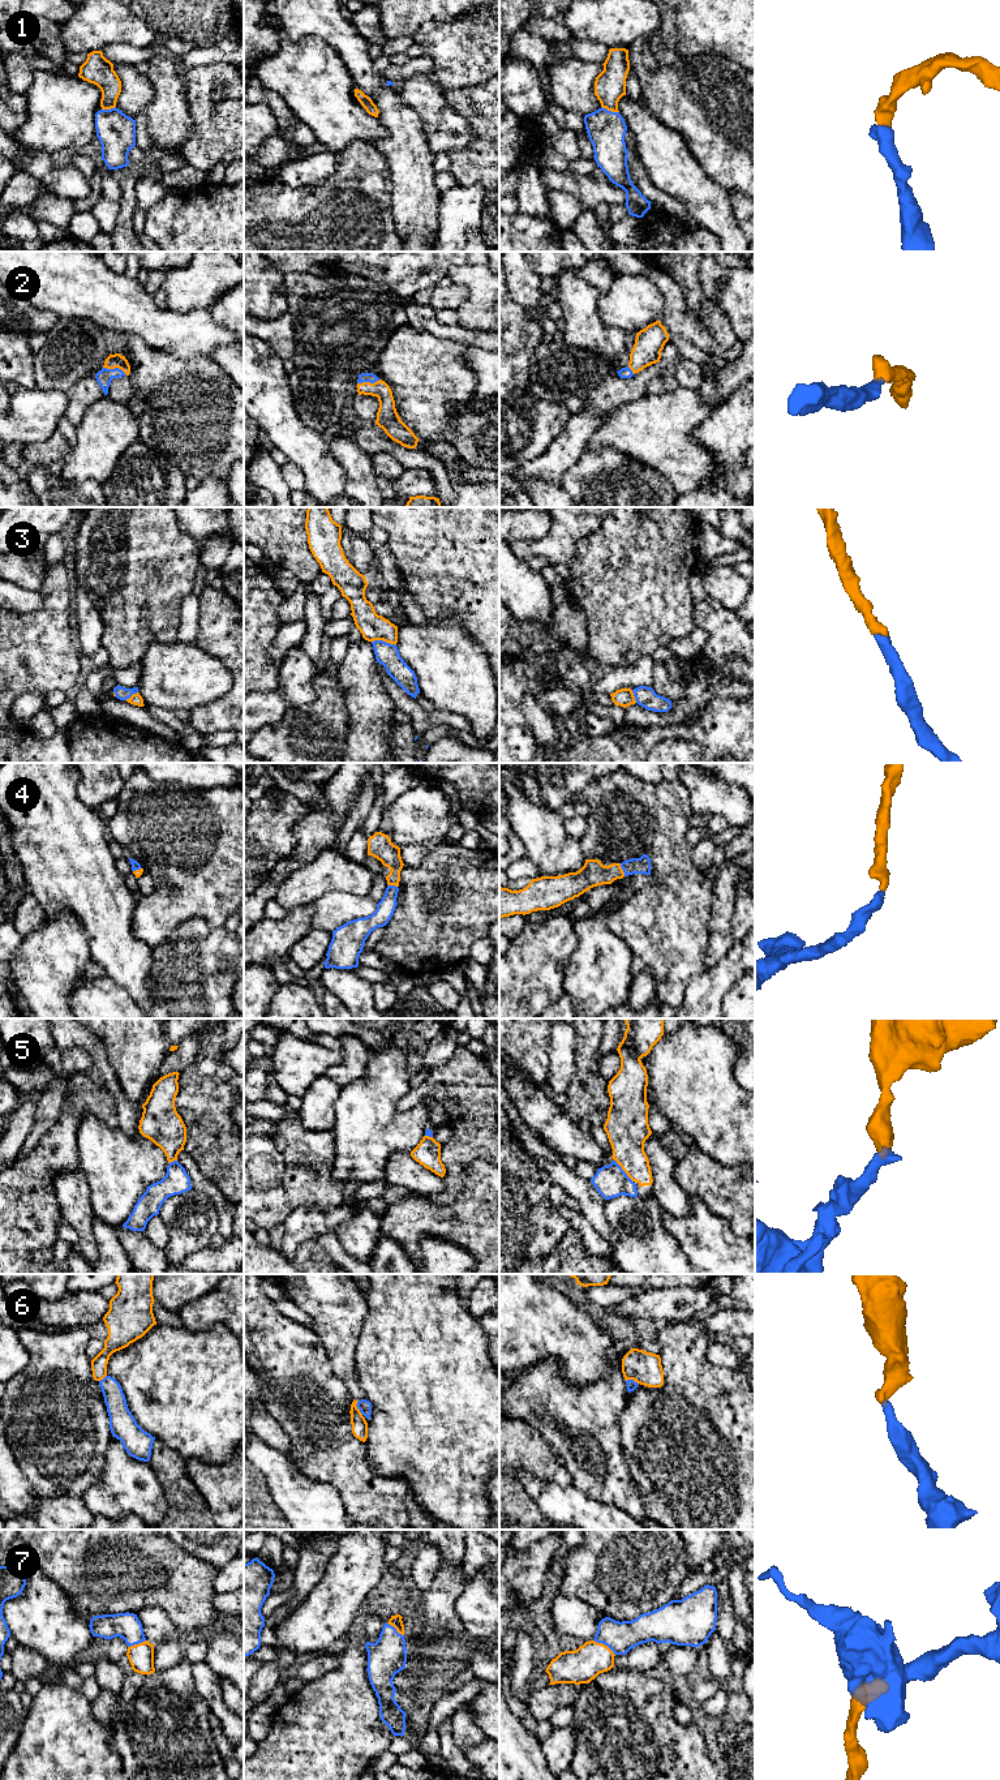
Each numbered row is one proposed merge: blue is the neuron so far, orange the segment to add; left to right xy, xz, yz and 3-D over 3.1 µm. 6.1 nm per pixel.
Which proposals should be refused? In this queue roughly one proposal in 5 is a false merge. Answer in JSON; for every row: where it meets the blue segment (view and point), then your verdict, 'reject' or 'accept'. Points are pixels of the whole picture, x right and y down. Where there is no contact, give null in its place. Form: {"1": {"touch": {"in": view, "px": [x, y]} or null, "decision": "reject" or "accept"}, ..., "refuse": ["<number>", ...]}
{"1": {"touch": {"in": "yz", "px": [610, 111]}, "decision": "accept"}, "2": {"touch": {"in": "xy", "px": [115, 368]}, "decision": "accept"}, "3": {"touch": {"in": "xz", "px": [382, 640]}, "decision": "accept"}, "4": {"touch": {"in": "yz", "px": [622, 869]}, "decision": "accept"}, "5": {"touch": {"in": "yz", "px": [623, 1171]}, "decision": "accept"}, "6": {"touch": {"in": "xz", "px": [357, 1407]}, "decision": "accept"}, "7": {"touch": {"in": "yz", "px": [605, 1645]}, "decision": "accept"}, "refuse": []}

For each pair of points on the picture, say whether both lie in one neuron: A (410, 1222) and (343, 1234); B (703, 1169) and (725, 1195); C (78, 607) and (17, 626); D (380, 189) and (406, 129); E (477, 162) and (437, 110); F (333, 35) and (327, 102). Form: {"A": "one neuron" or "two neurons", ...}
{"A": "two neurons", "B": "one neuron", "C": "two neurons", "D": "two neurons", "E": "two neurons", "F": "two neurons"}

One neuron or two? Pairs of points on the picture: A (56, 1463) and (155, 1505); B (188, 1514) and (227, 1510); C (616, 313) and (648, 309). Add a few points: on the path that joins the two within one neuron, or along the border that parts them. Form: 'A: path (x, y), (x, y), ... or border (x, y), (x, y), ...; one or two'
A: border (107, 1452), (101, 1476), (80, 1497); two
B: border (194, 1485), (213, 1515); two
C: path (623, 309), (640, 309); one

